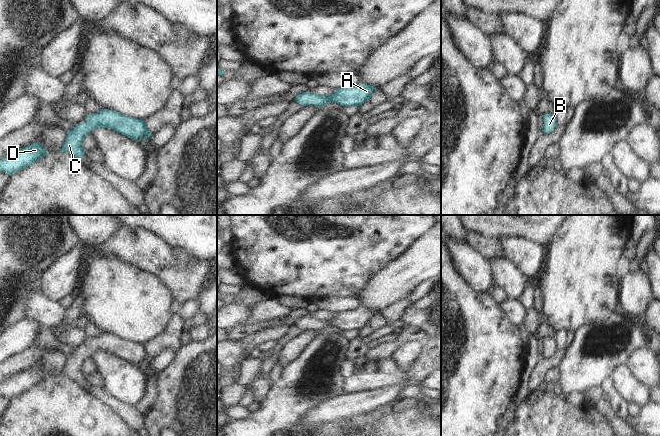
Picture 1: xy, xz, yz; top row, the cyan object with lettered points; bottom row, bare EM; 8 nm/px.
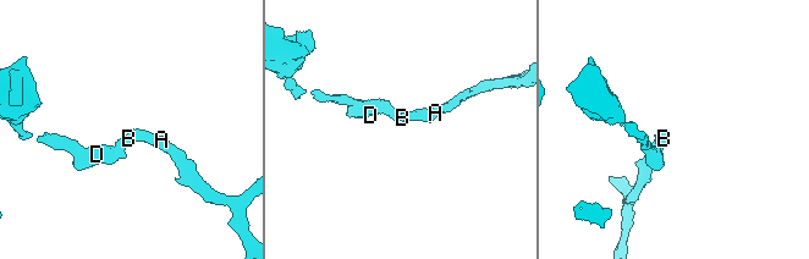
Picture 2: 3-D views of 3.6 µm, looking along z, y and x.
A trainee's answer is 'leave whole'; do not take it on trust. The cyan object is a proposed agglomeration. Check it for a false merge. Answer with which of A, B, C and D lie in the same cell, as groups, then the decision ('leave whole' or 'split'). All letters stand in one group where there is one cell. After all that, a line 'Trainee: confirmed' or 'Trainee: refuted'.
groups A B C D; leave whole
Trainee: confirmed

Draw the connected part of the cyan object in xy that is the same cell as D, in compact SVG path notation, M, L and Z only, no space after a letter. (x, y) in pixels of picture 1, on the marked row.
M38 142L33 143L0 160L0 171L7 173L9 176L14 175L48 154L49 152L44 149L43 145Z

